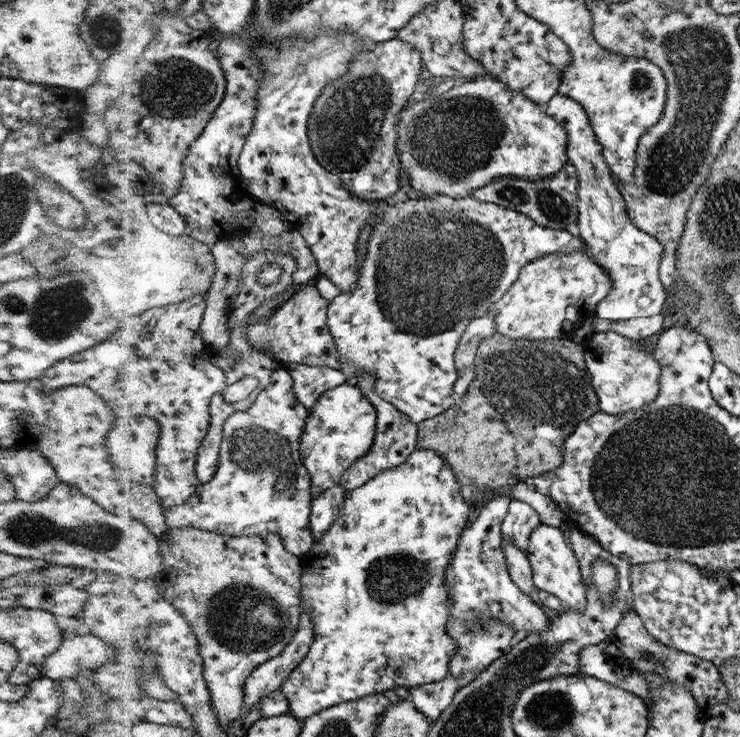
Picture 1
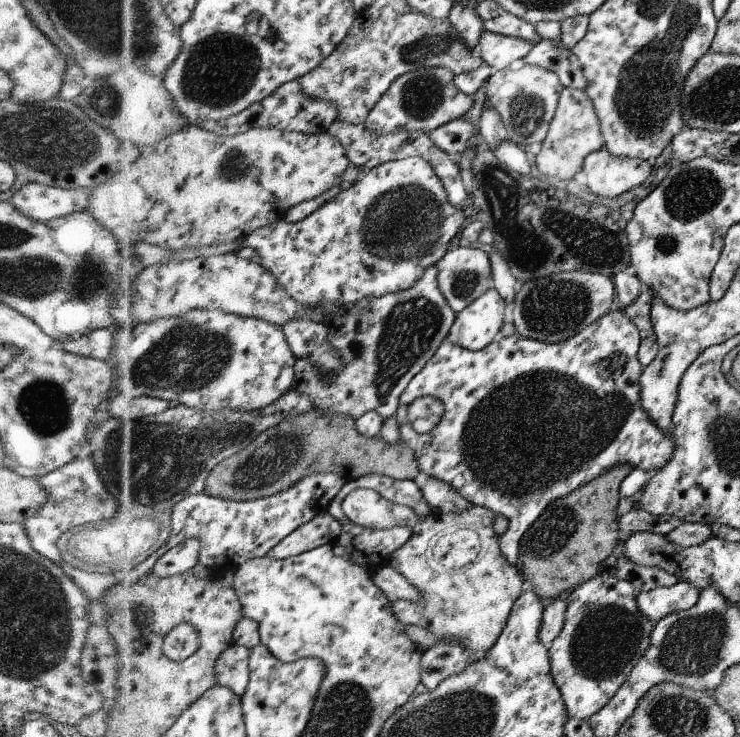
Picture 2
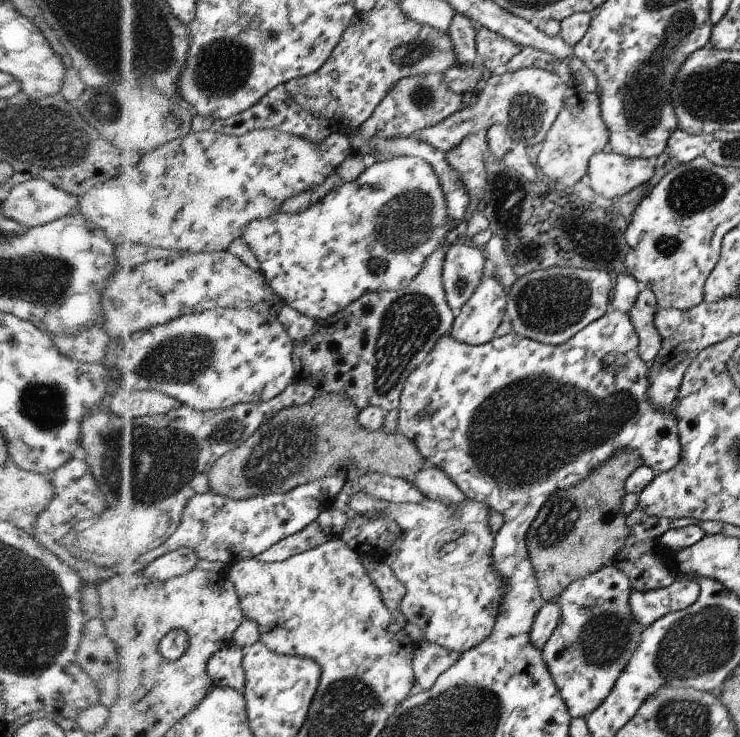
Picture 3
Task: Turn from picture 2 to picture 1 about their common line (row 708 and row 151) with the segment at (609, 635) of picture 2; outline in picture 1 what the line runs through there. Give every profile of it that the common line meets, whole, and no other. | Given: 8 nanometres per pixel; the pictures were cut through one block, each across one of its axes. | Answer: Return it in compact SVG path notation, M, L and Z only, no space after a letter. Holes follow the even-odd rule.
M553 95L551 99L543 106L543 109L553 120L564 126L567 134L567 153L568 163L572 164L576 170L576 176L579 178L579 187L576 196L579 198L577 208L579 209L579 218L576 220L577 232L583 237L584 244L587 245L589 258L608 274L609 280L612 280L612 290L600 300L596 306L595 316L605 320L627 320L628 318L648 317L659 314L661 306L665 304L664 285L657 280L657 264L661 258L661 243L648 233L640 230L634 225L627 215L627 207L623 206L623 198L615 177L612 176L608 164L604 158L604 146L597 142L596 132L592 128L588 115L584 111L579 101L572 97Z

